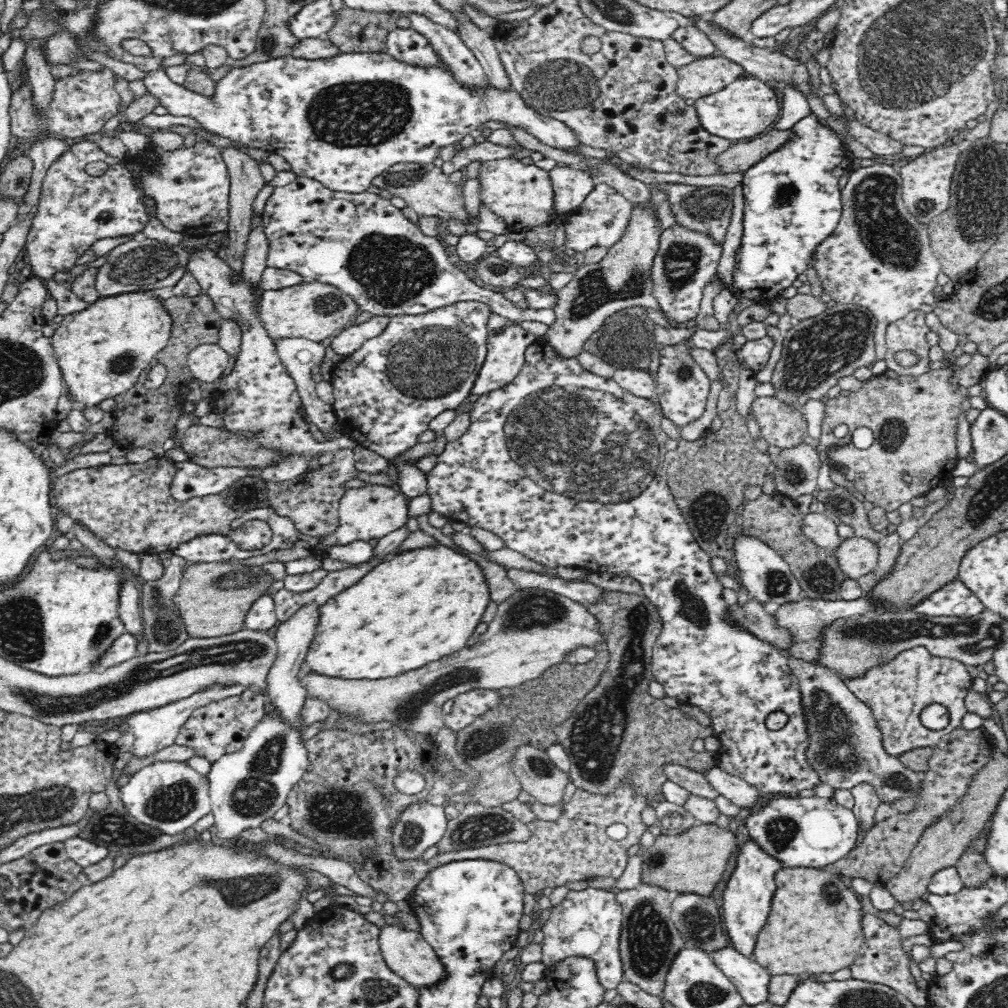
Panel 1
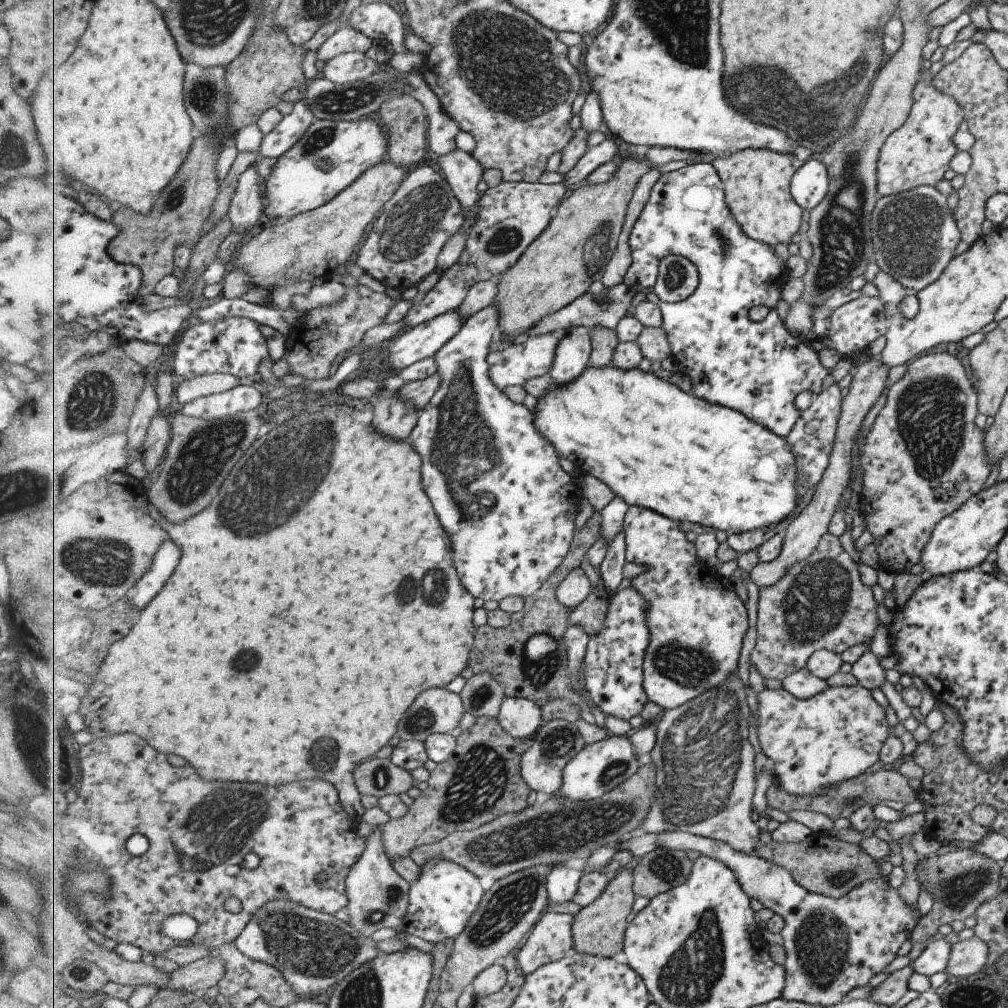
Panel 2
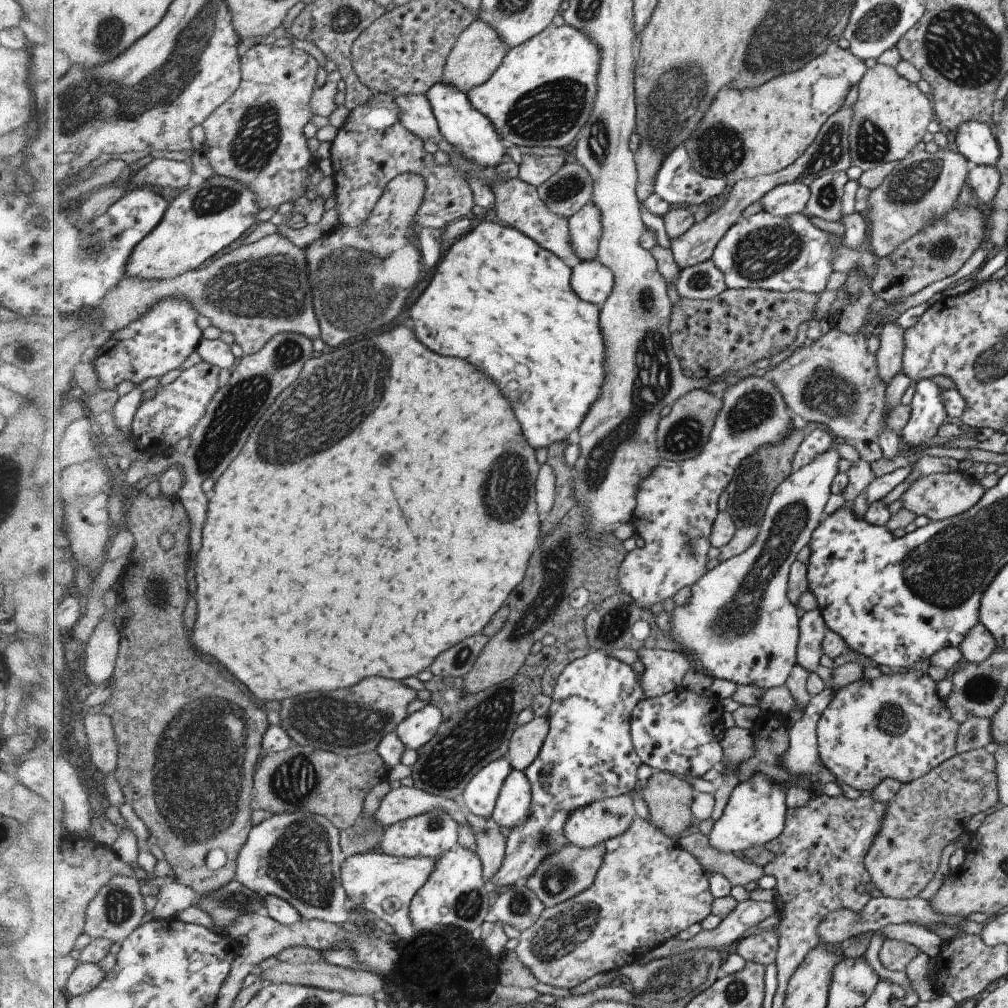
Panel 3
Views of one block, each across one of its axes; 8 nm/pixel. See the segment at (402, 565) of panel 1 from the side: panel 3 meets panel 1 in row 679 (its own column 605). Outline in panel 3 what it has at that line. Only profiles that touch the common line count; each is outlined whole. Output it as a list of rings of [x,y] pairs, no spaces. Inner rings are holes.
[[[489,216],[487,220],[477,224],[465,235],[458,237],[457,242],[445,252],[441,262],[437,264],[431,284],[424,285],[419,294],[416,294],[415,302],[411,304],[411,306],[413,304],[415,306],[407,308],[407,316],[411,316],[415,322],[415,332],[419,334],[421,342],[427,348],[431,348],[443,356],[463,358],[463,360],[471,362],[477,370],[483,370],[483,374],[487,374],[503,390],[503,396],[511,402],[511,406],[515,406],[515,414],[519,414],[519,422],[523,422],[523,432],[527,434],[527,442],[531,446],[535,446],[535,450],[549,448],[551,444],[557,444],[557,442],[567,442],[569,436],[578,430],[582,422],[586,420],[586,416],[594,408],[595,402],[598,402],[599,396],[603,393],[605,380],[609,376],[607,374],[607,343],[606,338],[603,338],[602,329],[602,309],[596,304],[585,302],[579,298],[574,286],[571,286],[573,273],[573,265],[559,258],[559,255],[539,246],[535,239],[527,236],[523,231],[505,226]]]

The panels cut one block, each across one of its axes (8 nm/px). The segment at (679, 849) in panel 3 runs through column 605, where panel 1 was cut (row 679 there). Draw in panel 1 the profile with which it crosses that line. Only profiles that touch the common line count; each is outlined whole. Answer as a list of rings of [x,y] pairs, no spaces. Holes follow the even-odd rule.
[[[914,646],[908,651],[898,654],[889,664],[880,665],[870,670],[864,677],[857,680],[844,680],[847,687],[864,703],[871,708],[878,732],[882,733],[882,747],[890,757],[900,758],[912,750],[936,747],[938,743],[953,730],[962,727],[962,718],[967,713],[965,705],[966,695],[973,690],[973,678],[966,670],[963,662],[953,658],[939,657],[930,654],[925,646]],[[930,704],[940,704],[948,709],[948,726],[942,730],[930,730],[921,721],[921,712]]]

